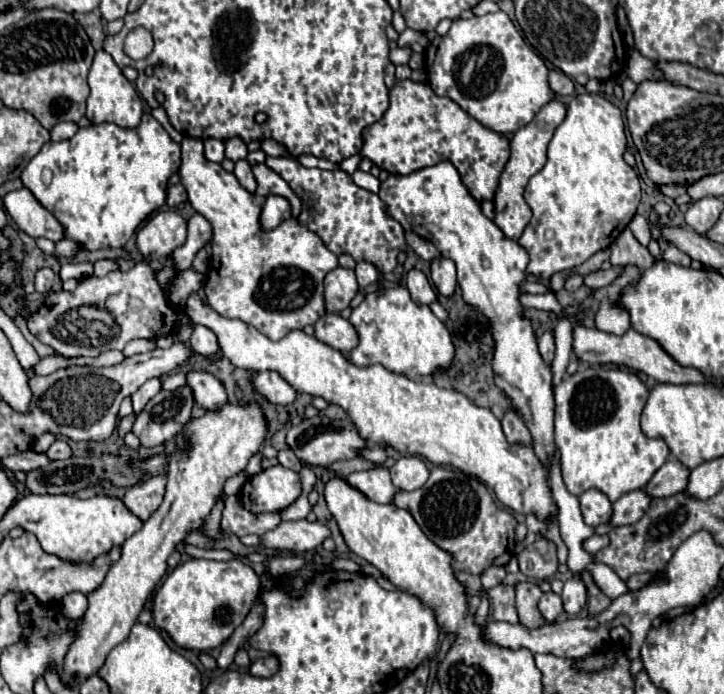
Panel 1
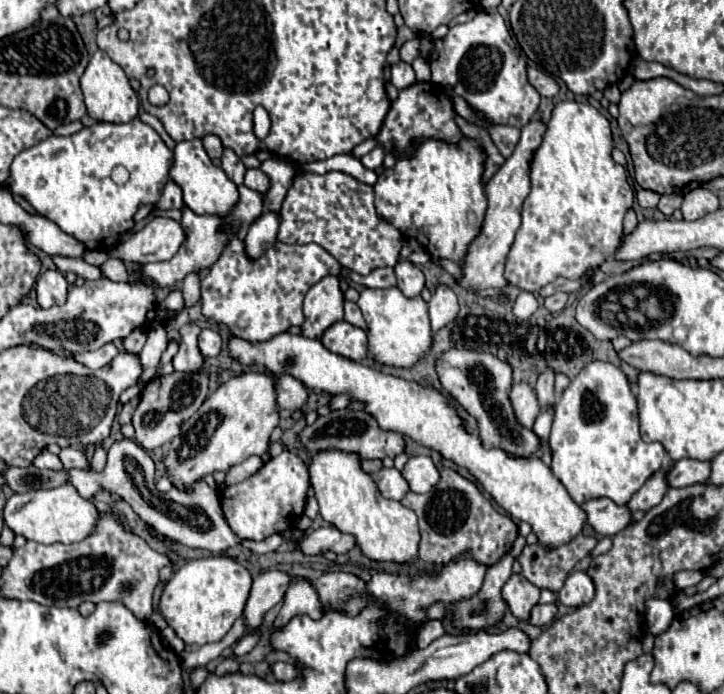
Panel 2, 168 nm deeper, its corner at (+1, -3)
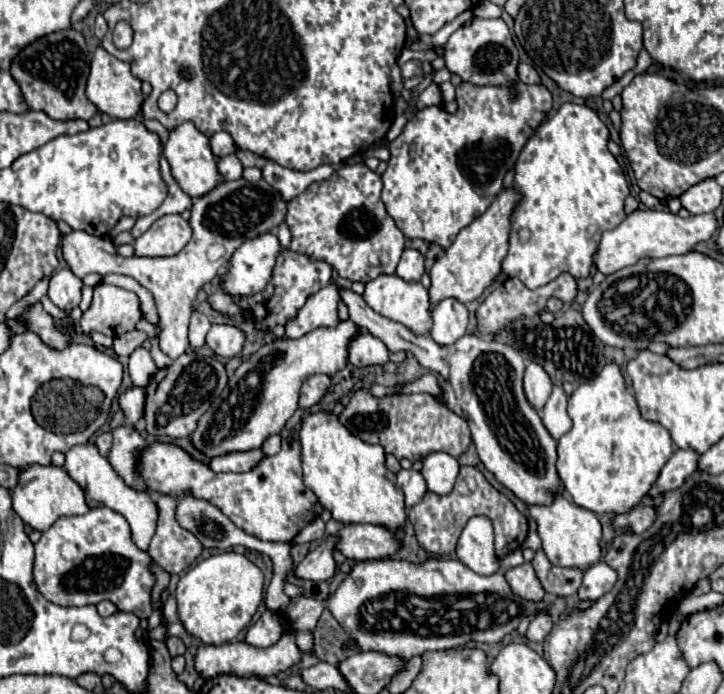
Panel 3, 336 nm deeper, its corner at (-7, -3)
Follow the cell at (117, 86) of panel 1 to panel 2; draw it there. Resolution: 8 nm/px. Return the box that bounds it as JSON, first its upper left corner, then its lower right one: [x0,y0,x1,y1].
[80,50,138,122]

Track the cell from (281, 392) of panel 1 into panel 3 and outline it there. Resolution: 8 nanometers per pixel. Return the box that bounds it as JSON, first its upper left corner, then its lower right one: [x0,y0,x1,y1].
[298,374,330,408]

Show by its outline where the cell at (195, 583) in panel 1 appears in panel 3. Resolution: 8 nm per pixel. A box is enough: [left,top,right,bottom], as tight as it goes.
[176,552,264,644]

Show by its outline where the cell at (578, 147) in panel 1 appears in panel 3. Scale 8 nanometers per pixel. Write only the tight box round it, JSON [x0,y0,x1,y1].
[502,102,630,290]

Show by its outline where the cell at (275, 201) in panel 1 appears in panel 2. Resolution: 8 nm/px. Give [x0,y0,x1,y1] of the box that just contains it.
[244,214,278,260]

